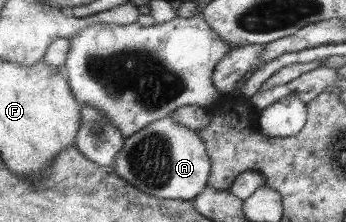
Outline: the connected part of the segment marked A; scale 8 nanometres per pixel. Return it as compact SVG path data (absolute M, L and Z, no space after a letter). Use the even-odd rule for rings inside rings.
M164 116L125 138L112 169L132 187L160 199L190 201L207 185L211 161L195 130Z

